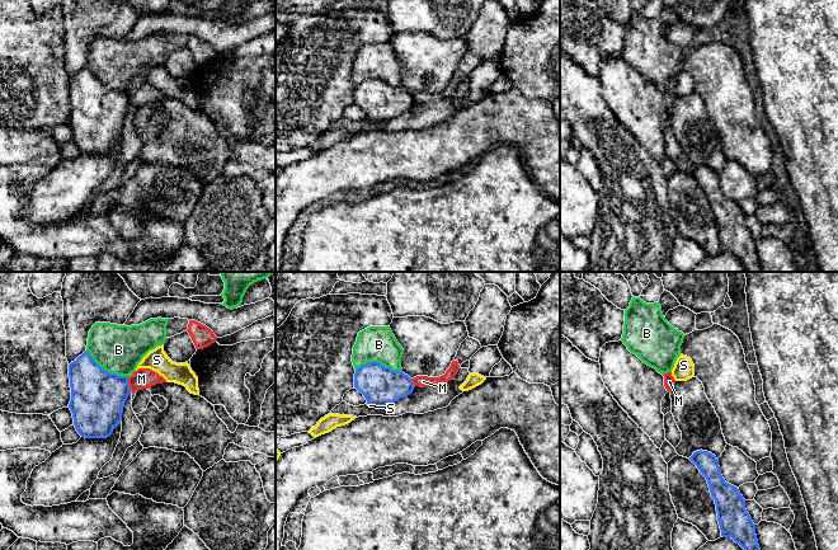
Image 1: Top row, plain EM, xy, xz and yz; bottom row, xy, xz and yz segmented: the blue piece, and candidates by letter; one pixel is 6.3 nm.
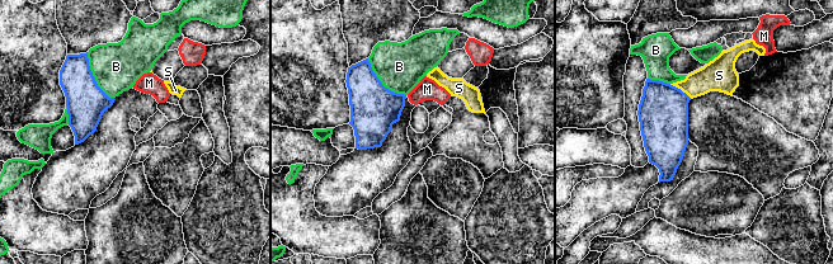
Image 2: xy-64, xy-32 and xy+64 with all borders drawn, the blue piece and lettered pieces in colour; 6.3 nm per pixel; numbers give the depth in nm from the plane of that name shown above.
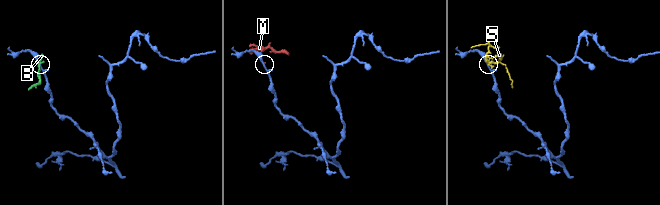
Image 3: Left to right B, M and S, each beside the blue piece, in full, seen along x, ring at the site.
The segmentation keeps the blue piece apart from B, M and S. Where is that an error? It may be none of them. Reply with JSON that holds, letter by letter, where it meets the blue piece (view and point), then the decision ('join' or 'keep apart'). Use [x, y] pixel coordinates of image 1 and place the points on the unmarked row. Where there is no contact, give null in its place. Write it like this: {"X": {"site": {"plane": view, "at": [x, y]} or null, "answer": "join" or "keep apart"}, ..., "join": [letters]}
{"B": {"site": {"plane": "xz", "at": [377, 78]}, "answer": "keep apart"}, "M": {"site": {"plane": "xy", "at": [128, 100]}, "answer": "keep apart"}, "S": {"site": {"plane": "xz", "at": [371, 120]}, "answer": "keep apart"}, "join": []}

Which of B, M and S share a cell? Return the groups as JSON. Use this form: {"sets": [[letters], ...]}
{"sets": [["B"], ["M"], ["S"]]}

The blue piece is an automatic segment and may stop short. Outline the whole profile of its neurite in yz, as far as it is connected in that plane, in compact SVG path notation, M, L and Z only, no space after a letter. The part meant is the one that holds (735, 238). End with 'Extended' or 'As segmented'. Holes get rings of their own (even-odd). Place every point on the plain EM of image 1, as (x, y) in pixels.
M701 165L693 168L689 175L707 196L711 212L715 215L721 252L731 253L745 265L747 272L762 272L755 240L745 225L745 215L736 202L722 193L719 174Z. As segmented

